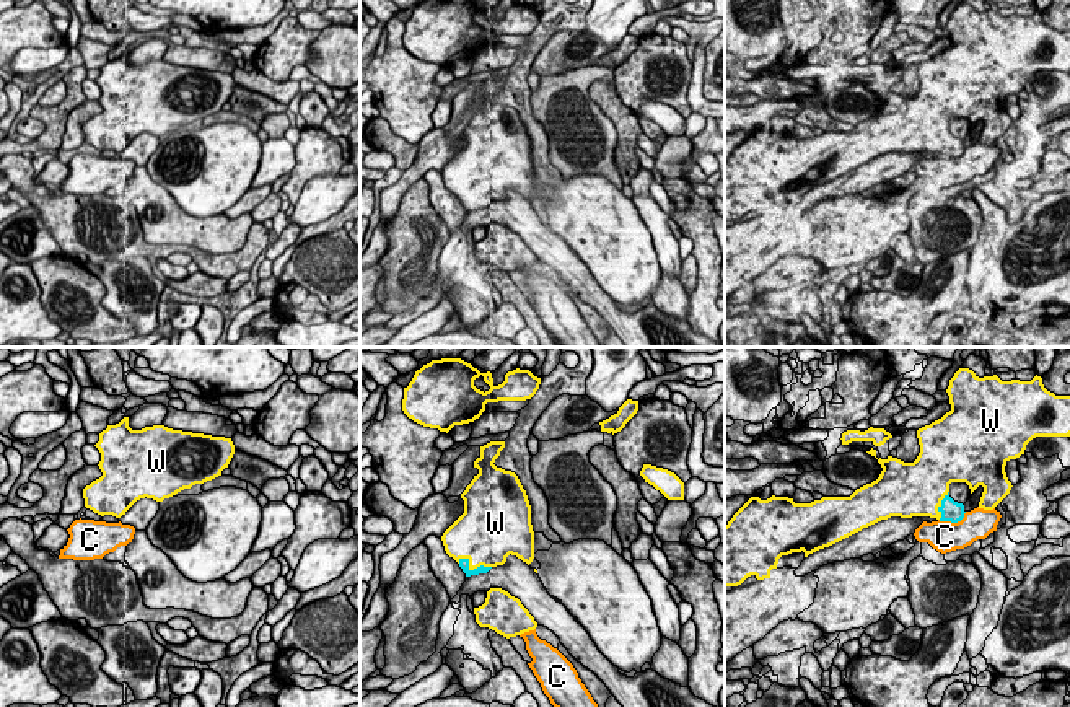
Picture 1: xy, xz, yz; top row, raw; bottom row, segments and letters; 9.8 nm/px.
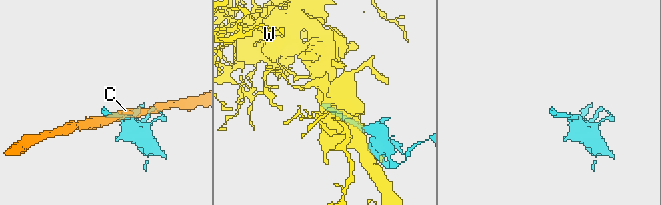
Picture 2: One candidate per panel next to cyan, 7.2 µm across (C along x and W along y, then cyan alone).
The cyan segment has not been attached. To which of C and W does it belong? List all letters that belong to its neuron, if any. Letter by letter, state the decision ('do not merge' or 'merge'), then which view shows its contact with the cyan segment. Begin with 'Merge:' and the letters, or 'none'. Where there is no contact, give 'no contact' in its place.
Merge: W
C: do not merge; contact in yz
W: merge; contact in xz

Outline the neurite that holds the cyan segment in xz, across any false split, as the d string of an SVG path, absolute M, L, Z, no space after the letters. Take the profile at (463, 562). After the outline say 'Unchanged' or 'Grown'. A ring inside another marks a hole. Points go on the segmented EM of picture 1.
M505 441L480 446L480 456L474 461L479 474L461 494L464 513L441 536L446 554L459 564L466 577L503 565L510 554L528 565L534 559L534 531L526 490L515 472L493 464L503 448Z. Grown

